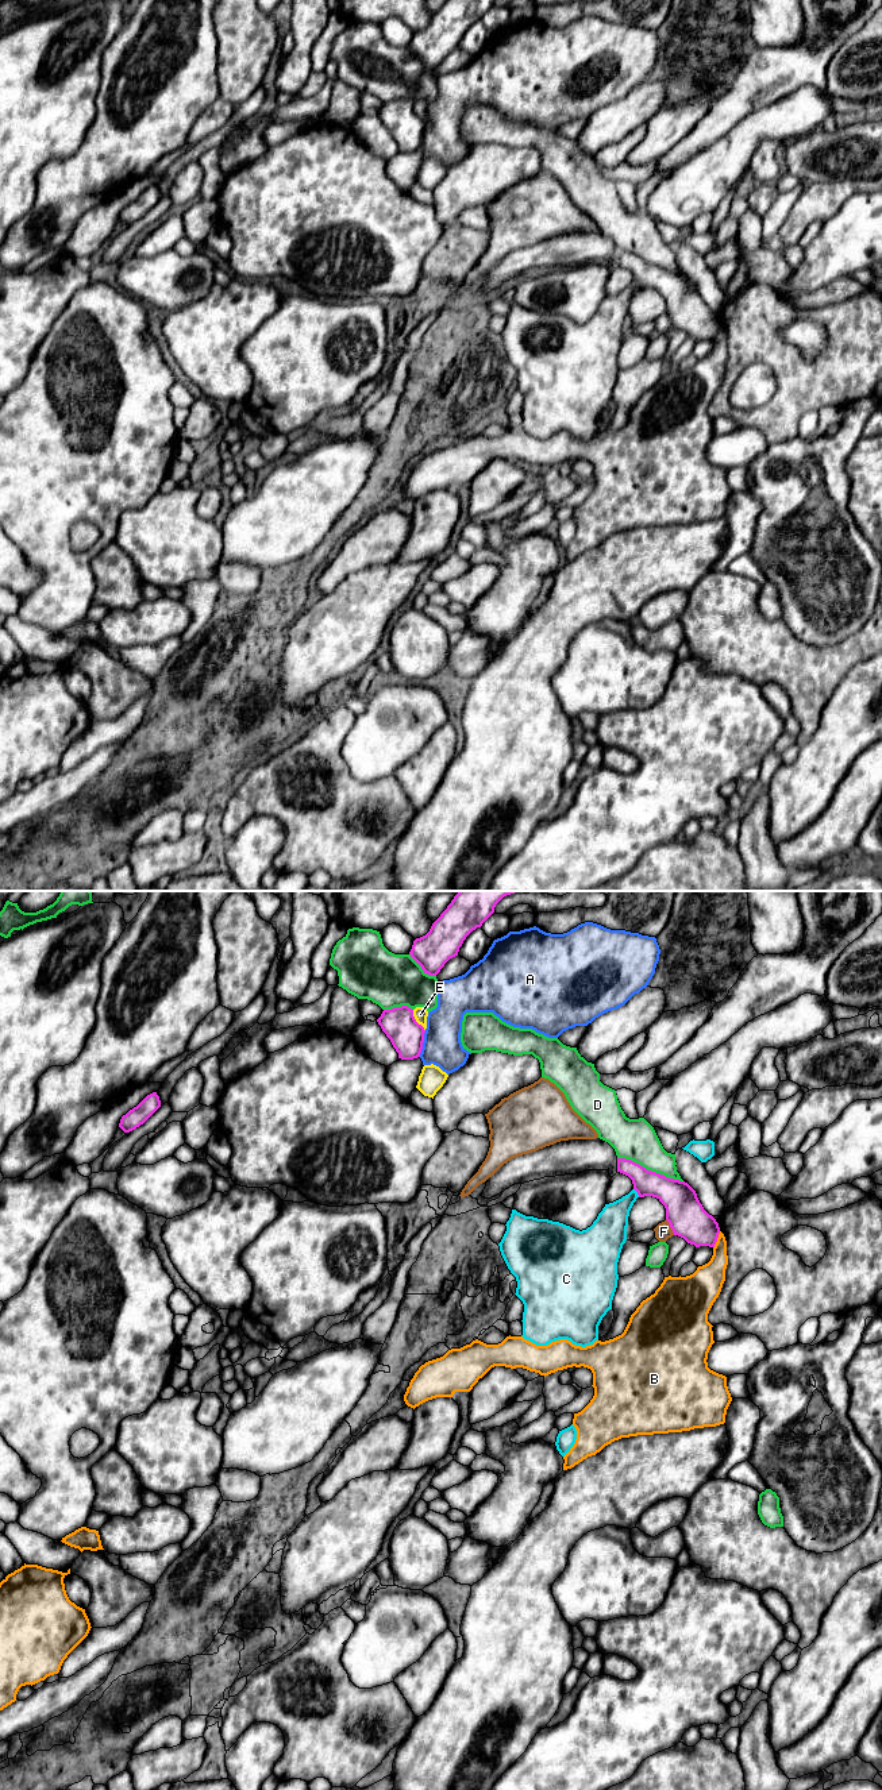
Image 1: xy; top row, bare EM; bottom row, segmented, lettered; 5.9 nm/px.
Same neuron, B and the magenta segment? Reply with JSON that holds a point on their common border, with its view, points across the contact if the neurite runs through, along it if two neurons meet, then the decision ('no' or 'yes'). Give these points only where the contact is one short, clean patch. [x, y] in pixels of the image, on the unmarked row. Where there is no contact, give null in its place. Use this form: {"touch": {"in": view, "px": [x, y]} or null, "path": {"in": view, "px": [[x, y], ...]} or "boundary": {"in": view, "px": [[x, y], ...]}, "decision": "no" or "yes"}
{"touch": {"in": "xy", "px": [716, 332]}, "boundary": {"in": "xy", "px": [[720, 324], [713, 340]]}, "decision": "no"}

